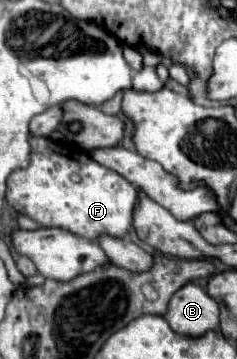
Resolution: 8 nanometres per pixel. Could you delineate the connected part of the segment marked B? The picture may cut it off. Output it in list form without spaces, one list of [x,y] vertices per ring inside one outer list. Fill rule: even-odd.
[[[191,282],[175,292],[165,320],[177,334],[199,338],[219,328],[219,304],[201,286]]]

